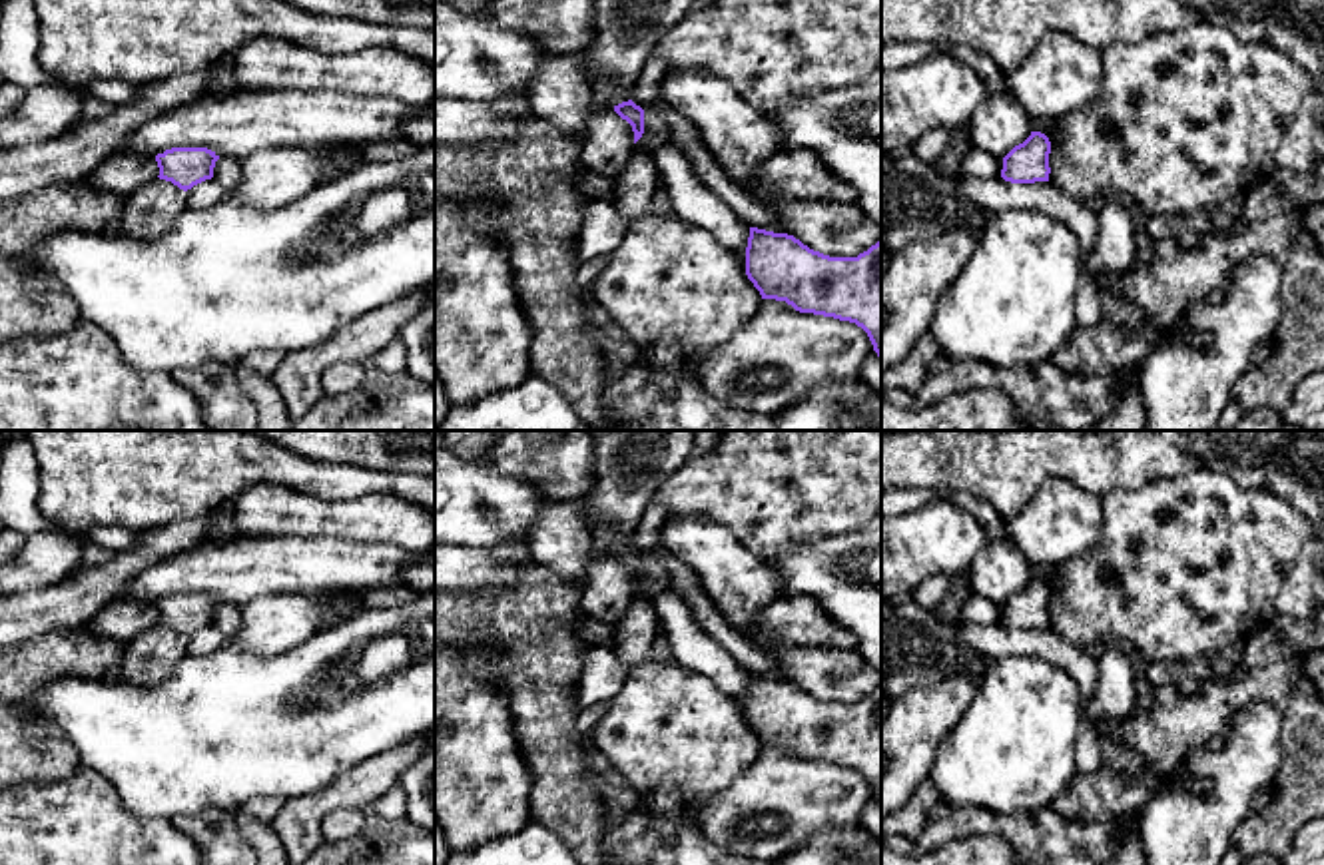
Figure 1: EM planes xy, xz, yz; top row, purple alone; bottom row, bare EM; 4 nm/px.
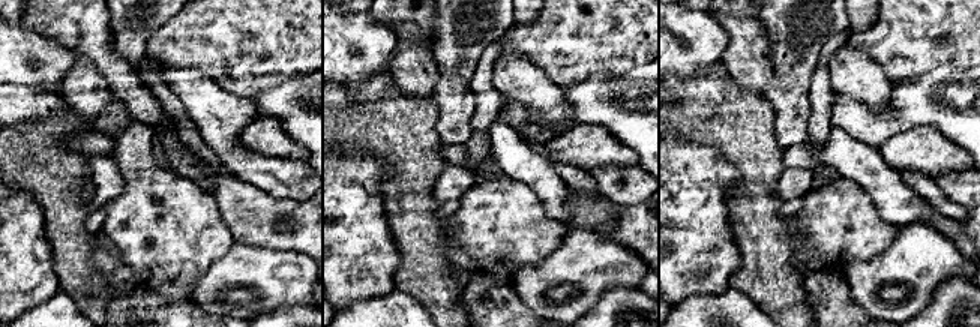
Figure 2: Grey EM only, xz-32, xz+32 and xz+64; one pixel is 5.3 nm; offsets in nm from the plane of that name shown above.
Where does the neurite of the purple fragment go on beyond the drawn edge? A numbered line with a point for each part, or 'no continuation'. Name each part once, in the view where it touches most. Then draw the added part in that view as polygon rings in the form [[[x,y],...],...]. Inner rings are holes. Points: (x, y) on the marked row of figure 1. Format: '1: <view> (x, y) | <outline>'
1: xz (561, 26) | [[[493,0],[487,10],[496,26],[530,36],[540,50],[572,58],[606,102],[632,100],[632,90],[620,90],[588,64],[592,0]]]

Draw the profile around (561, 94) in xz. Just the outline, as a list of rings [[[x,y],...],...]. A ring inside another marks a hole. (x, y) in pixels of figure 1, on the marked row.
[[[540,50],[540,56],[540,72],[528,92],[534,116],[564,136],[586,136],[592,122],[594,88],[584,70],[562,54]]]

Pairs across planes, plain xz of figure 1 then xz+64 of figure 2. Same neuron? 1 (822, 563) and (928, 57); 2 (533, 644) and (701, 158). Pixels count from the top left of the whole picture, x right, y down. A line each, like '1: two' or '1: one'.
1: two
2: two

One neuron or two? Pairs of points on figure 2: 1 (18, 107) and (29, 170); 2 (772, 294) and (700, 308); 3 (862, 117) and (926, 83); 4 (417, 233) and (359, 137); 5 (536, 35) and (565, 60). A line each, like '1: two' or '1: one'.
1: two
2: two
3: one
4: one
5: one

